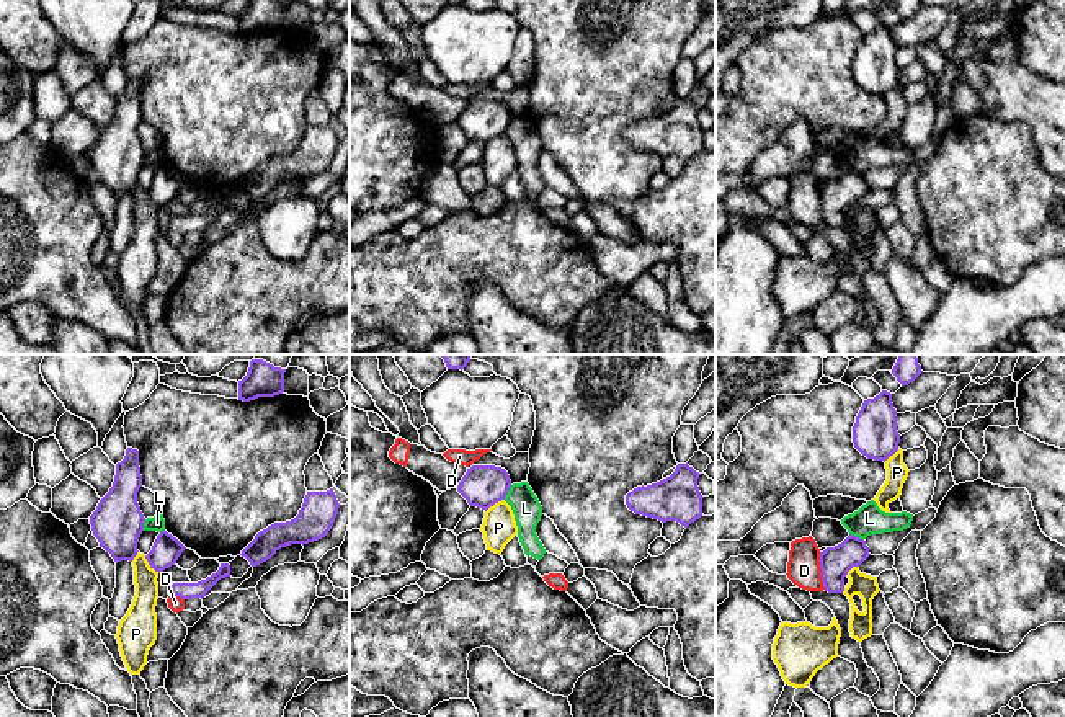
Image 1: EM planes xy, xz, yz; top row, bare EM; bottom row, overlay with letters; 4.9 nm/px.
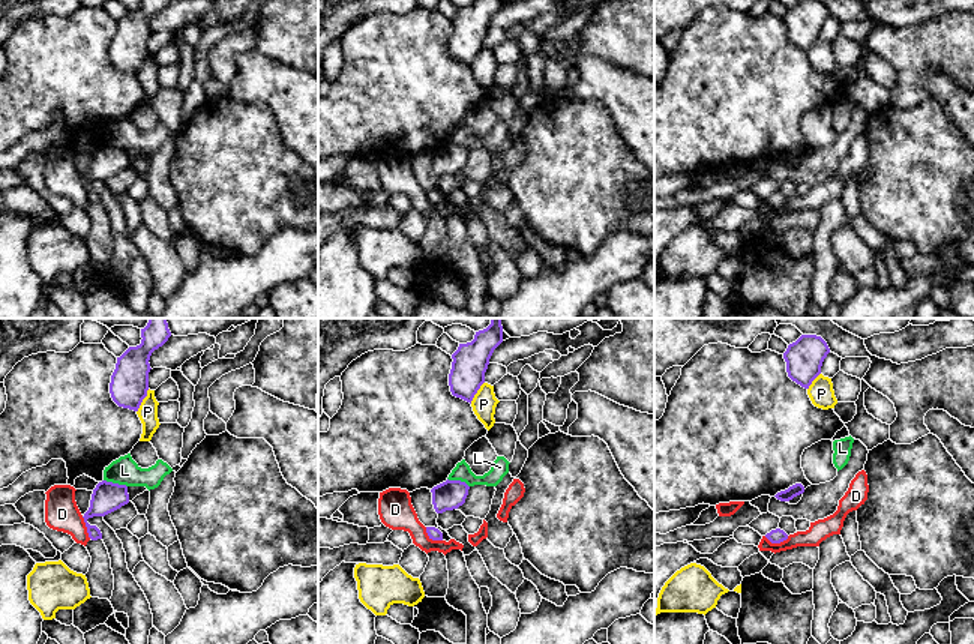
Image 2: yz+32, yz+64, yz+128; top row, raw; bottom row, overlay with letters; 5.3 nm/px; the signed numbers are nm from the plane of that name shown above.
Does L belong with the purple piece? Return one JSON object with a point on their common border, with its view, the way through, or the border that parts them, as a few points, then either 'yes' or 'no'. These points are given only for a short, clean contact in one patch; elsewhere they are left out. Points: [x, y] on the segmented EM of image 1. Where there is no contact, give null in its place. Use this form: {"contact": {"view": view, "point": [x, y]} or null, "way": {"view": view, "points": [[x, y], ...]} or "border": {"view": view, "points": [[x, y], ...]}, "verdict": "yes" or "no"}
{"contact": {"view": "xz", "point": [507, 492]}, "border": {"view": "xz", "points": [[512, 485], [503, 498]]}, "verdict": "no"}

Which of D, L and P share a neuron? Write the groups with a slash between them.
D / L / P

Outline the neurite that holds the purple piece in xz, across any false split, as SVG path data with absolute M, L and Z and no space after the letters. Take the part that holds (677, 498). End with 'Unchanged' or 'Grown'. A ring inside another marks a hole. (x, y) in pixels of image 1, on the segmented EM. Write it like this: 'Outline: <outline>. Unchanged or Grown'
Outline: M678 464L675 472L647 487L637 487L626 495L626 505L635 514L676 521L688 528L702 516L702 495L697 487L699 472L686 464Z. Unchanged

